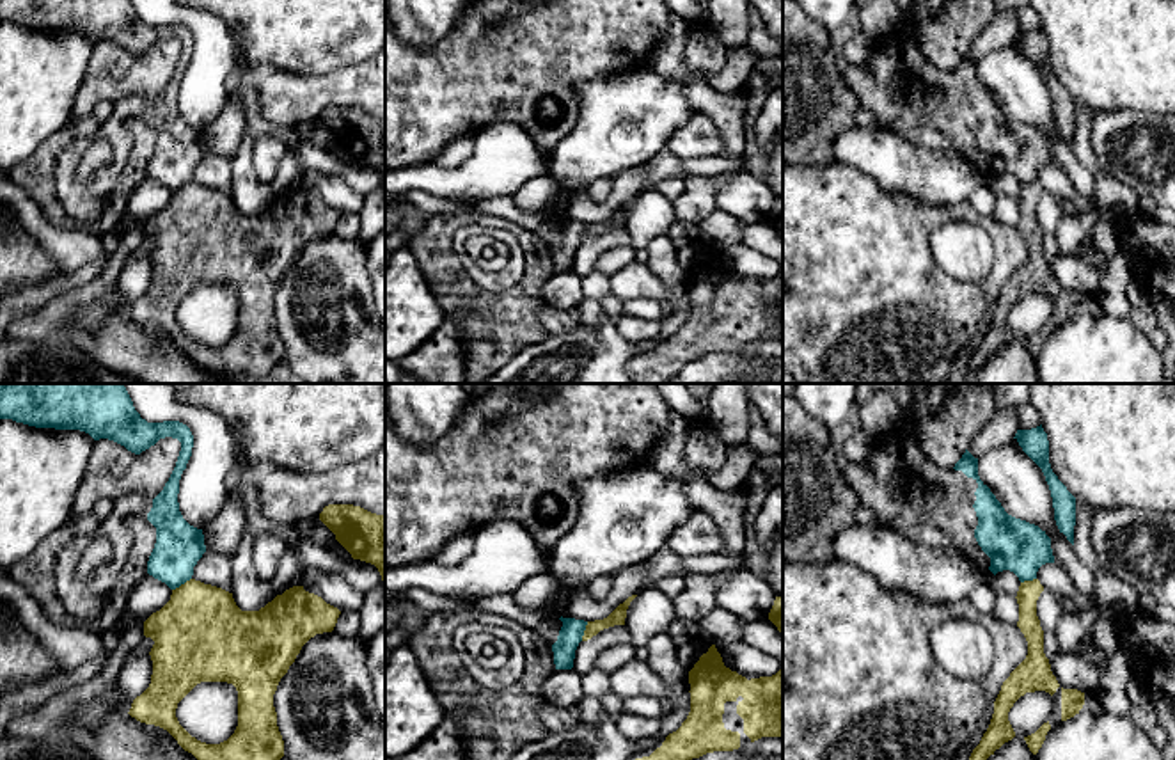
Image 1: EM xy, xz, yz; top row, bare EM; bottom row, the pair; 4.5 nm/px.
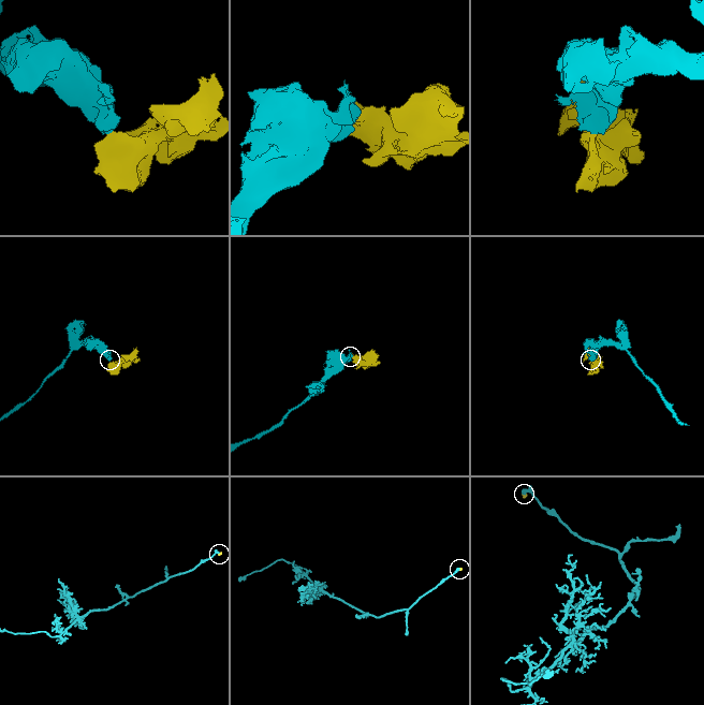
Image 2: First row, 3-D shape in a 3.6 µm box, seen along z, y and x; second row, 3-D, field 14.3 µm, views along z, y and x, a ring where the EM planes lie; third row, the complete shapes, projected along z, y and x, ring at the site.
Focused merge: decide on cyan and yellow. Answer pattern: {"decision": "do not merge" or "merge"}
{"decision": "do not merge"}

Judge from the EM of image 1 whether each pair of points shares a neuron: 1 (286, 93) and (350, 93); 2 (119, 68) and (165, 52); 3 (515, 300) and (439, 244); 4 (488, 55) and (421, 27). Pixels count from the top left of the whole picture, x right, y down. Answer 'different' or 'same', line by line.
1: same
2: same
3: same
4: different

